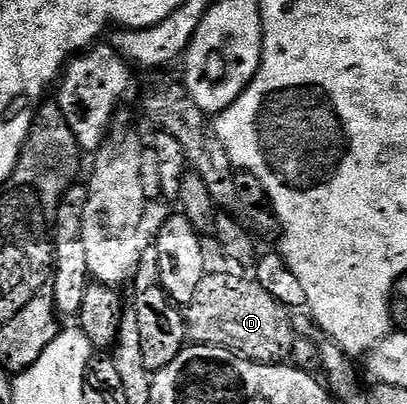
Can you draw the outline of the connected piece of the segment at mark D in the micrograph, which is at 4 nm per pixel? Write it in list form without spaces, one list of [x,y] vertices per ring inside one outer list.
[[[232,272],[206,275],[194,300],[186,307],[188,340],[215,348],[229,348],[256,364],[282,364],[290,357],[298,337],[289,309],[279,304],[254,278],[235,276]]]

